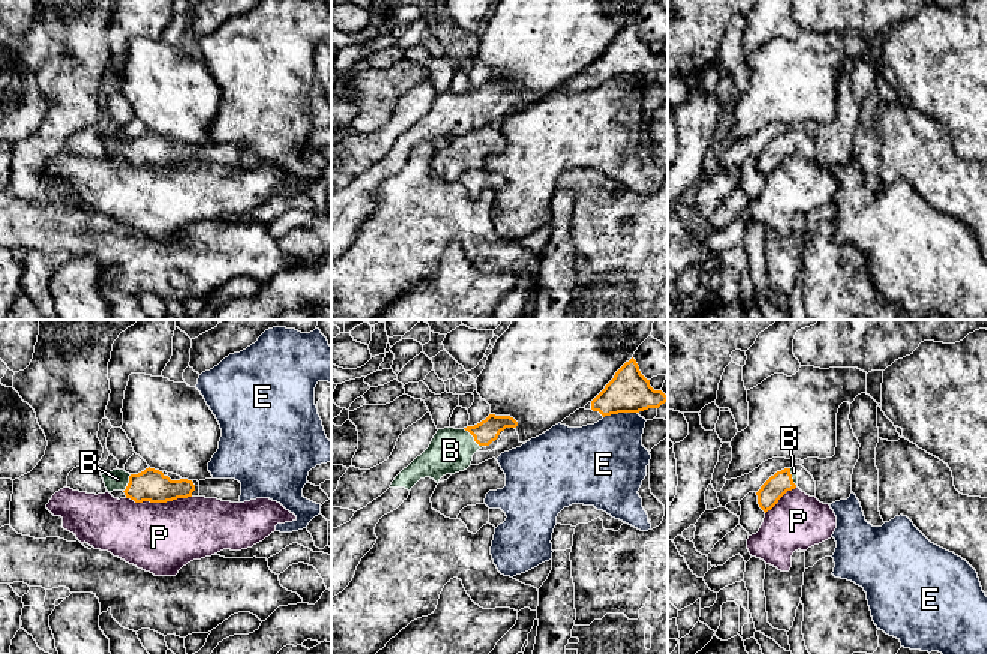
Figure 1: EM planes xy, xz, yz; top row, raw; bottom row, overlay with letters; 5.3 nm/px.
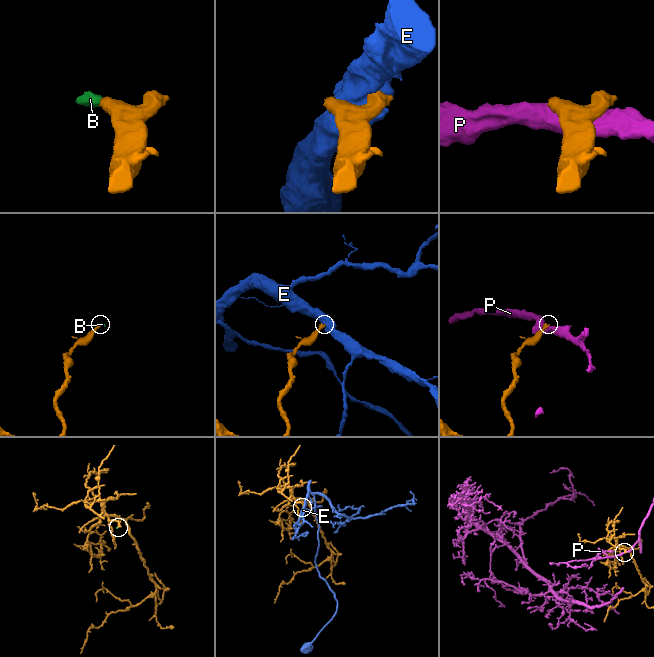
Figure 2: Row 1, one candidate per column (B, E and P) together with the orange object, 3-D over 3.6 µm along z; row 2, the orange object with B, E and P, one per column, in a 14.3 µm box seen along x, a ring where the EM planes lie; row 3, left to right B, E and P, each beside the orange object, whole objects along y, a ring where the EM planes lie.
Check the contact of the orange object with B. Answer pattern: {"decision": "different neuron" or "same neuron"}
{"decision": "same neuron"}

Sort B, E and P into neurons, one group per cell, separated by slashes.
B / E / P

